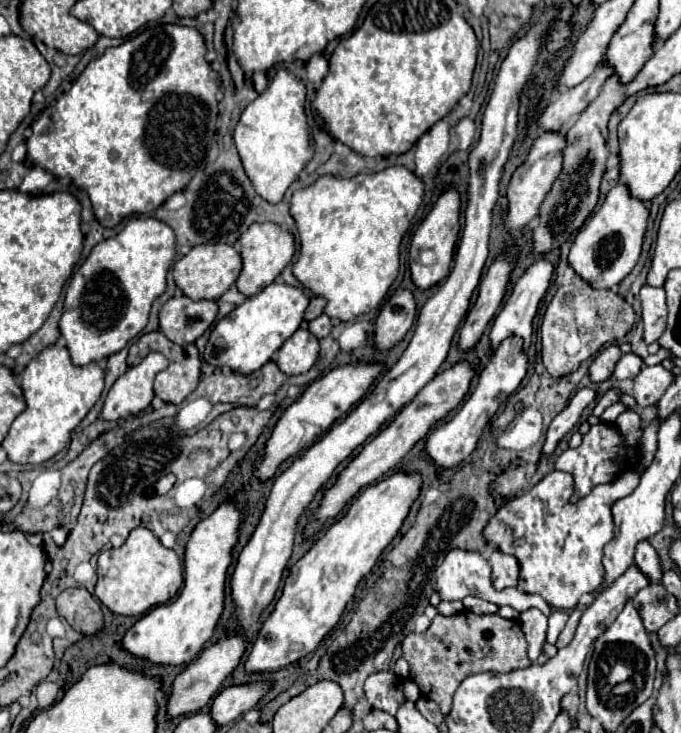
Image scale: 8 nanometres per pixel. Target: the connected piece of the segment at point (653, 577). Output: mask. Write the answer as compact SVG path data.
M647 539L639 541L639 545L635 547L635 565L649 577L651 583L659 583L661 581L661 563L657 557L657 551L651 547L651 543Z

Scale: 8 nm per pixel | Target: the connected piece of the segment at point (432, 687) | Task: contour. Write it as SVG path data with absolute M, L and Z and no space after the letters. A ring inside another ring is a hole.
M461 611L453 617L437 615L425 633L409 633L401 645L403 657L411 667L411 679L425 697L431 697L441 707L443 715L451 711L453 693L465 677L483 671L507 673L531 665L531 659L527 657L527 641L519 623L503 619L497 613L475 615L471 611Z

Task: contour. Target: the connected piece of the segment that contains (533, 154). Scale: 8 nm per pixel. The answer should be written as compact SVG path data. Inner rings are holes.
M561 131L543 133L539 139L535 139L525 163L521 167L517 167L517 171L513 173L511 183L507 187L509 215L507 215L505 225L509 229L523 229L539 215L539 205L545 201L545 197L551 191L551 185L557 181L561 169L563 169L563 133Z

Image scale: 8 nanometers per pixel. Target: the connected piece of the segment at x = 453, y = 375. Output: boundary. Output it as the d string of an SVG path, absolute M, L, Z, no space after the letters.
M457 361L455 365L451 365L449 369L445 369L443 373L437 373L437 375L399 411L399 415L389 423L389 427L385 427L371 443L367 443L367 445L361 449L361 453L347 465L347 469L343 469L343 473L339 475L337 483L325 493L319 511L315 513L315 519L313 519L313 521L307 525L307 529L305 529L305 535L313 535L313 533L319 529L319 525L321 525L323 521L337 517L337 513L343 509L343 505L345 505L349 499L353 499L353 497L359 493L359 489L371 485L371 483L377 481L381 475L385 475L389 469L393 469L393 467L411 451L411 447L413 447L419 439L427 437L429 429L431 429L437 421L441 421L443 417L447 417L447 413L449 413L451 409L455 409L455 407L461 403L461 399L467 395L469 383L471 383L473 375L475 375L475 369L473 369L473 365L471 365L469 361Z

